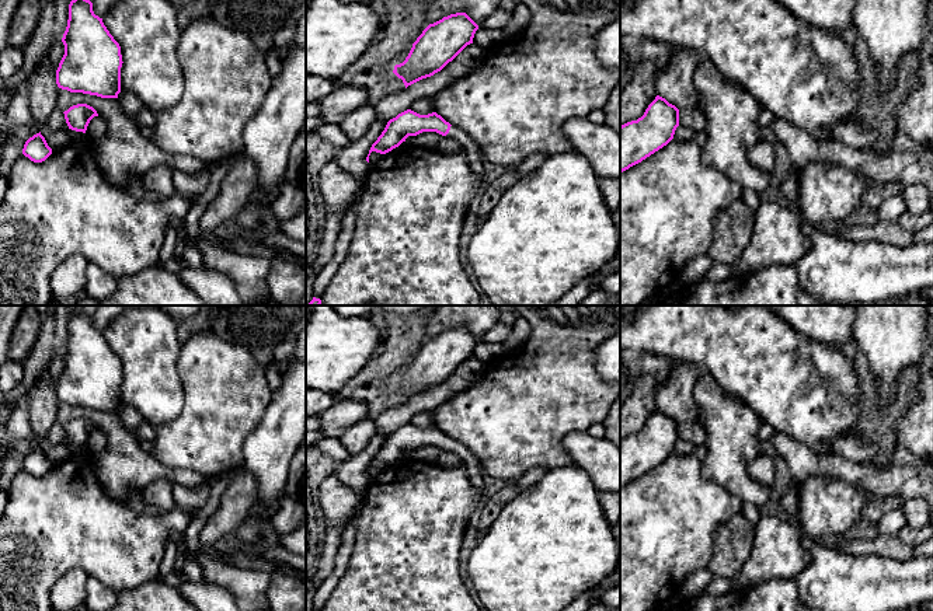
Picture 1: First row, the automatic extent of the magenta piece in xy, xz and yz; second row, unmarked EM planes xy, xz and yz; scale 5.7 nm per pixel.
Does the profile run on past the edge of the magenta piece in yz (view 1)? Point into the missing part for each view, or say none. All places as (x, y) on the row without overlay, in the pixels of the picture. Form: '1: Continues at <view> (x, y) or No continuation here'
1: No continuation here

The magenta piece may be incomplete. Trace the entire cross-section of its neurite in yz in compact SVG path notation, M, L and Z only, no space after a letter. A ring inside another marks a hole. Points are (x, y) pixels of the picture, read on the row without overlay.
M657 409L644 429L620 440L620 486L666 460L679 440L679 423Z

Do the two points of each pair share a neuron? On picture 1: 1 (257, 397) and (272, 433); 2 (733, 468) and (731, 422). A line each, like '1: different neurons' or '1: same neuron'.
1: different neurons
2: same neuron

